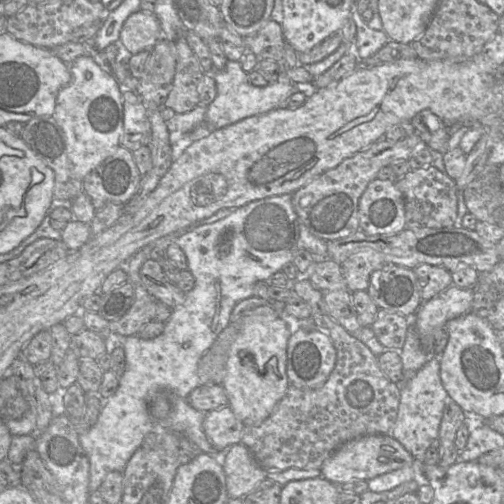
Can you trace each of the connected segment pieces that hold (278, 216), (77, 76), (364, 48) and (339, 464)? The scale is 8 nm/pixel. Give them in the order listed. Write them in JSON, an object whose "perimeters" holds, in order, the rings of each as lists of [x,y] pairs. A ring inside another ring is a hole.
{"perimeters":[[[[292,194],[271,196],[249,202],[217,222],[197,226],[181,235],[171,233],[166,236],[175,237],[174,242],[185,253],[188,270],[194,276],[195,285],[186,292],[184,302],[173,308],[171,316],[165,322],[162,334],[152,339],[143,339],[136,335],[127,336],[124,345],[125,372],[120,378],[116,392],[104,400],[104,407],[97,422],[89,429],[81,430],[77,423],[74,423],[79,433],[80,444],[89,459],[89,492],[99,489],[108,472],[114,470],[123,472],[146,435],[152,432],[155,434],[175,432],[184,435],[201,452],[221,458],[225,451],[216,450],[203,429],[207,412],[195,409],[189,403],[189,394],[201,384],[197,372],[199,360],[212,346],[220,332],[230,323],[230,315],[235,305],[241,300],[254,296],[253,287],[256,282],[266,281],[271,275],[282,270],[284,265],[292,262],[297,251],[301,249],[309,251],[316,262],[329,259],[327,242],[314,235],[300,221],[292,204]],[[160,389],[168,389],[172,392],[174,408],[168,418],[156,420],[150,415],[149,403],[153,394]]],[[[81,56],[68,65],[71,80],[58,92],[52,116],[65,136],[74,174],[82,181],[88,173],[112,155],[120,145],[120,138],[123,134],[123,94],[113,75],[103,71],[92,58]]],[[[356,2],[350,7],[350,17],[356,25],[356,37],[349,44],[346,54],[354,55],[357,61],[371,57],[384,45],[392,41],[383,30],[378,31],[367,26],[357,10]]],[[[376,434],[342,444],[324,460],[320,470],[322,477],[335,485],[341,485],[357,479],[369,481],[379,475],[412,466],[414,461],[411,453],[390,434]]]]}

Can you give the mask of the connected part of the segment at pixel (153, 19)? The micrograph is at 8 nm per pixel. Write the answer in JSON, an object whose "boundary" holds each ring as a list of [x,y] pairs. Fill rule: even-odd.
{"boundary":[[[138,9],[124,22],[119,39],[133,55],[151,50],[163,38],[160,22],[155,13]]]}

